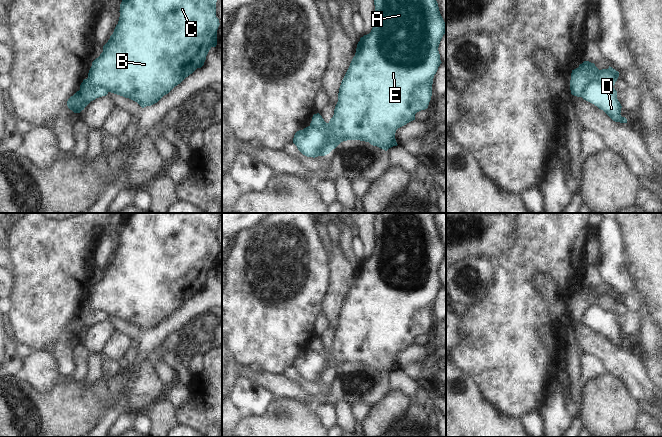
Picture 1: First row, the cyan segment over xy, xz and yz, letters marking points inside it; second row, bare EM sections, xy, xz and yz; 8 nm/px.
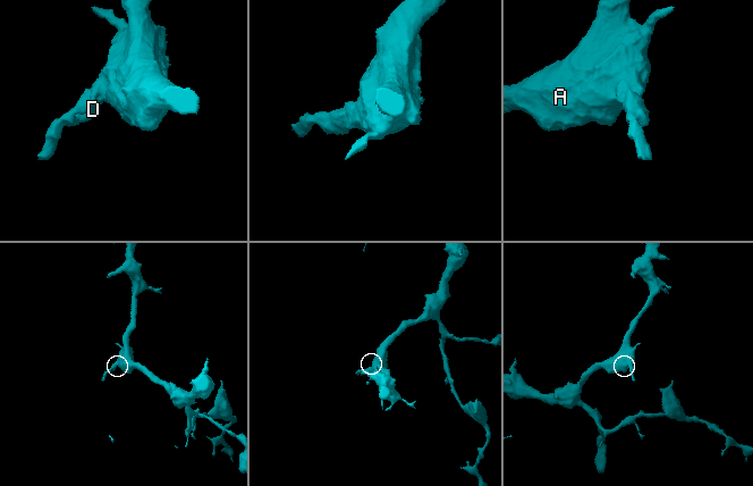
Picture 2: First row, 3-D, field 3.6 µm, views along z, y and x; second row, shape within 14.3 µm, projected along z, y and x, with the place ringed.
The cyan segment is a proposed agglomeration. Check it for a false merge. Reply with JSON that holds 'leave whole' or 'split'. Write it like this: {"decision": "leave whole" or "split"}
{"decision": "split"}

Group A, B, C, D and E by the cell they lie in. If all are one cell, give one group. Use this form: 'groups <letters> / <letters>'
groups A B C E / D

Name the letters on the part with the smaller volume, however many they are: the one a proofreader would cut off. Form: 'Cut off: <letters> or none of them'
Cut off: D.

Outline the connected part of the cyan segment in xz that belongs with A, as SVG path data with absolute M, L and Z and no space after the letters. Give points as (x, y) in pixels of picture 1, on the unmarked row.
M376 213L374 229L376 244L371 256L360 262L356 277L341 306L334 339L328 347L317 337L310 350L323 353L326 360L319 380L325 380L341 366L360 364L385 375L397 370L396 354L415 344L415 338L428 332L432 320L433 302L442 287L438 271L446 257L444 246L434 219L435 213Z

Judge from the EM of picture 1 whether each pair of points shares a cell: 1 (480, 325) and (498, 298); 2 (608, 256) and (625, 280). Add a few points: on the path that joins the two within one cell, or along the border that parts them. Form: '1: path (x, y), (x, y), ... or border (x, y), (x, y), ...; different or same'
1: path (487, 318), (498, 305); same
2: path (612, 262), (613, 268), (619, 274); same

